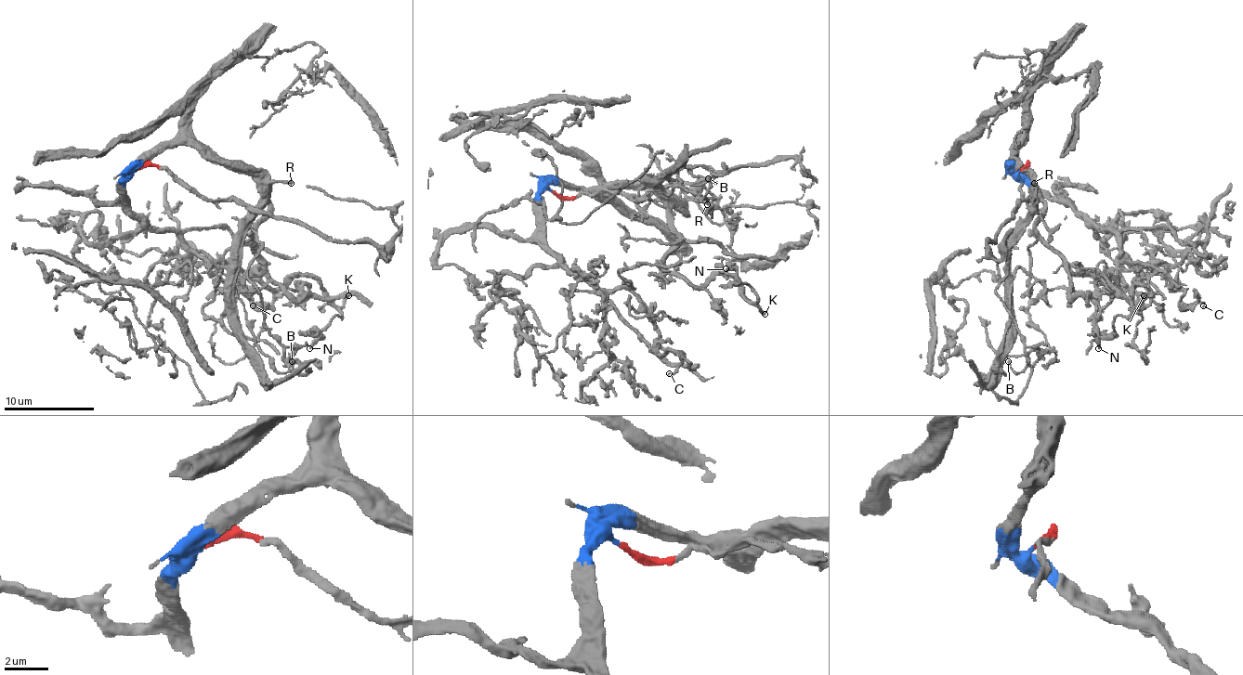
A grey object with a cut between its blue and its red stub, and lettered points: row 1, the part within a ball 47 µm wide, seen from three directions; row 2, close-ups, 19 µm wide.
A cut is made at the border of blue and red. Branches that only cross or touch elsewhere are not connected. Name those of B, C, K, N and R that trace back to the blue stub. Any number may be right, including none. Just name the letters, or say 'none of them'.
B, C, K, N, R

